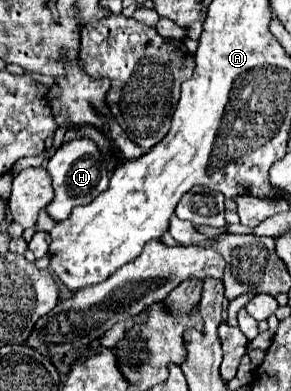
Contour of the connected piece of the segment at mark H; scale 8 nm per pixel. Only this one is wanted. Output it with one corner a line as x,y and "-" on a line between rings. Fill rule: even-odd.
75,139
75,141
69,141
69,143
63,143
55,155
49,159
47,163
47,171
53,179
53,189
55,189
55,197
53,201
45,207
47,215
59,223
59,221
65,221
71,211
79,205
87,205
91,203
99,193
103,193
109,185
109,173
107,173
107,167
105,167
105,159
103,159
103,153
99,151
99,147
89,141
89,139

